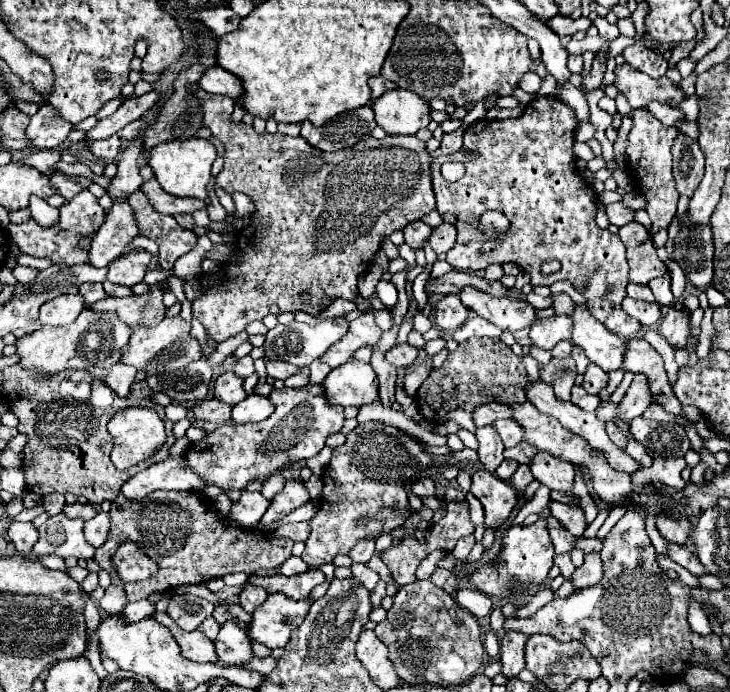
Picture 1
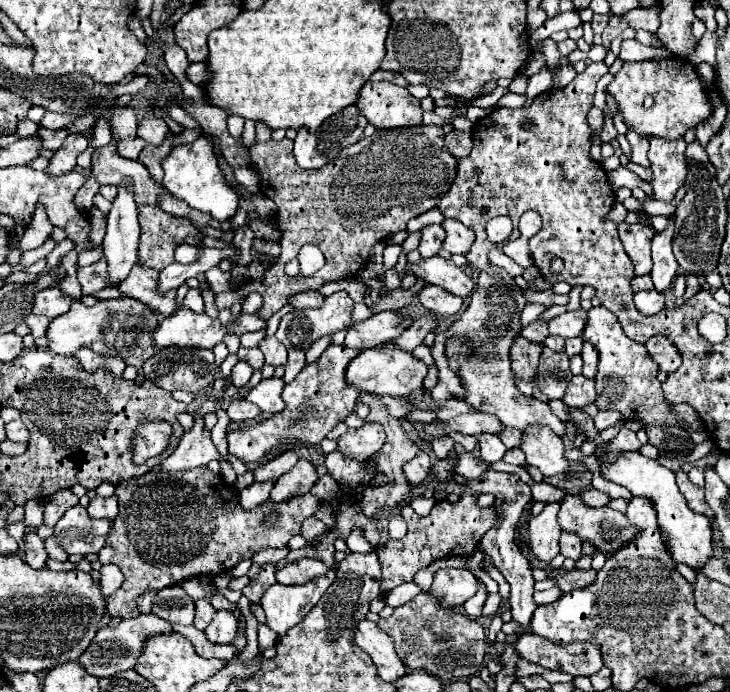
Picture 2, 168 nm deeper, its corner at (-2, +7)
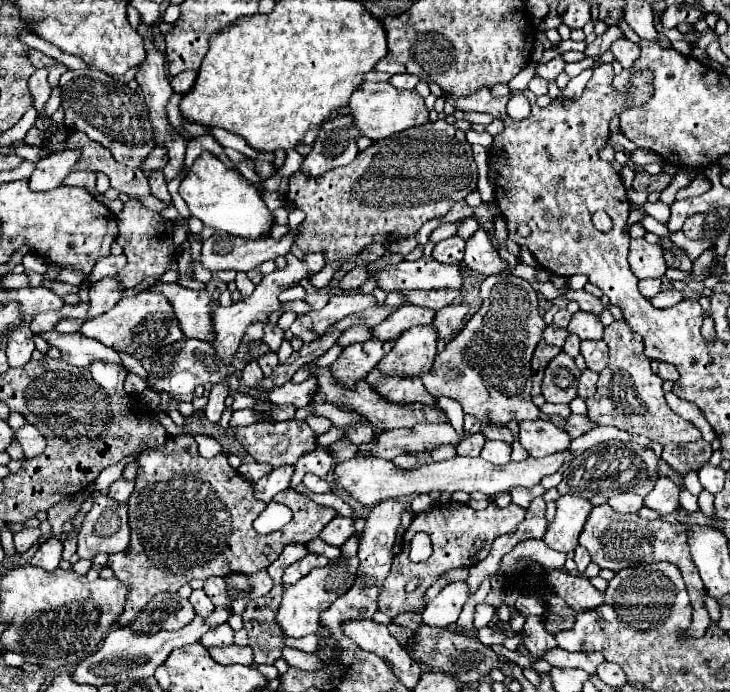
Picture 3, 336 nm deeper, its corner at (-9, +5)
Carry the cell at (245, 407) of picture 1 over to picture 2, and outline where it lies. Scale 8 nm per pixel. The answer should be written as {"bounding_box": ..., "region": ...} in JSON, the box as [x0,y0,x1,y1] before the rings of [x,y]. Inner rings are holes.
{"bounding_box":[247,378,285,416],"region":[[[267,378],[261,380],[249,394],[247,400],[257,404],[267,416],[275,414],[275,412],[283,412],[285,410],[285,402],[281,398],[281,392],[285,388],[285,380],[283,378]]]}

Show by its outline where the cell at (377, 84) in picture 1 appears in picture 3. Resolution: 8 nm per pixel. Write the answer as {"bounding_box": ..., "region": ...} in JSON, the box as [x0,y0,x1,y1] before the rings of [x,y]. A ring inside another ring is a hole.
{"bounding_box":[388,74,418,90],"region":[[[396,74],[388,82],[396,88],[402,88],[402,90],[414,90],[416,84],[418,84],[418,78],[412,76],[412,74]]]}

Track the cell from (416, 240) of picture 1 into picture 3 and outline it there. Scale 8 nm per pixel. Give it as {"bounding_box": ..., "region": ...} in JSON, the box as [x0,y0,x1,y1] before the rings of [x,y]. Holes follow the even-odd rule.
{"bounding_box":[432,236,464,264],"region":[[[460,236],[446,238],[434,246],[432,258],[446,264],[460,264],[464,256],[464,240]]]}

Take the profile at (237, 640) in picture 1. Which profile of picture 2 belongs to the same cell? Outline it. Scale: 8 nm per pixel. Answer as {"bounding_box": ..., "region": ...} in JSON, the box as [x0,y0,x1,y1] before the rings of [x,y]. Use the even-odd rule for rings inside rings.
{"bounding_box":[205,610,237,644],"region":[[[219,610],[215,612],[211,624],[205,628],[205,634],[213,644],[229,644],[237,634],[237,618],[233,612]]]}

